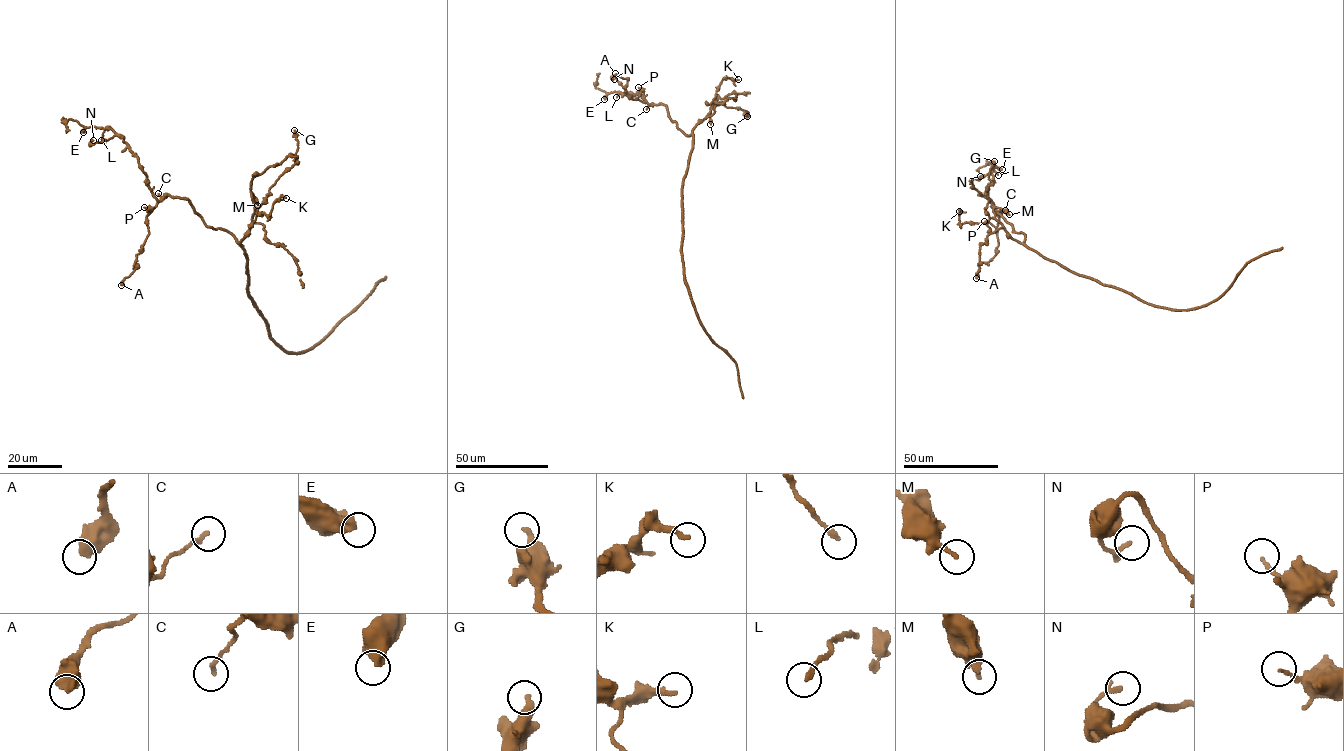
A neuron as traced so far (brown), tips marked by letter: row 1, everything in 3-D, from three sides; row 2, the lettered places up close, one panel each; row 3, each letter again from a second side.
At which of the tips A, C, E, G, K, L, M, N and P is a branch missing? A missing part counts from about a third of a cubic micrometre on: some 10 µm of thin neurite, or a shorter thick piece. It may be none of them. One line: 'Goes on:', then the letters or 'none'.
Goes on: none

